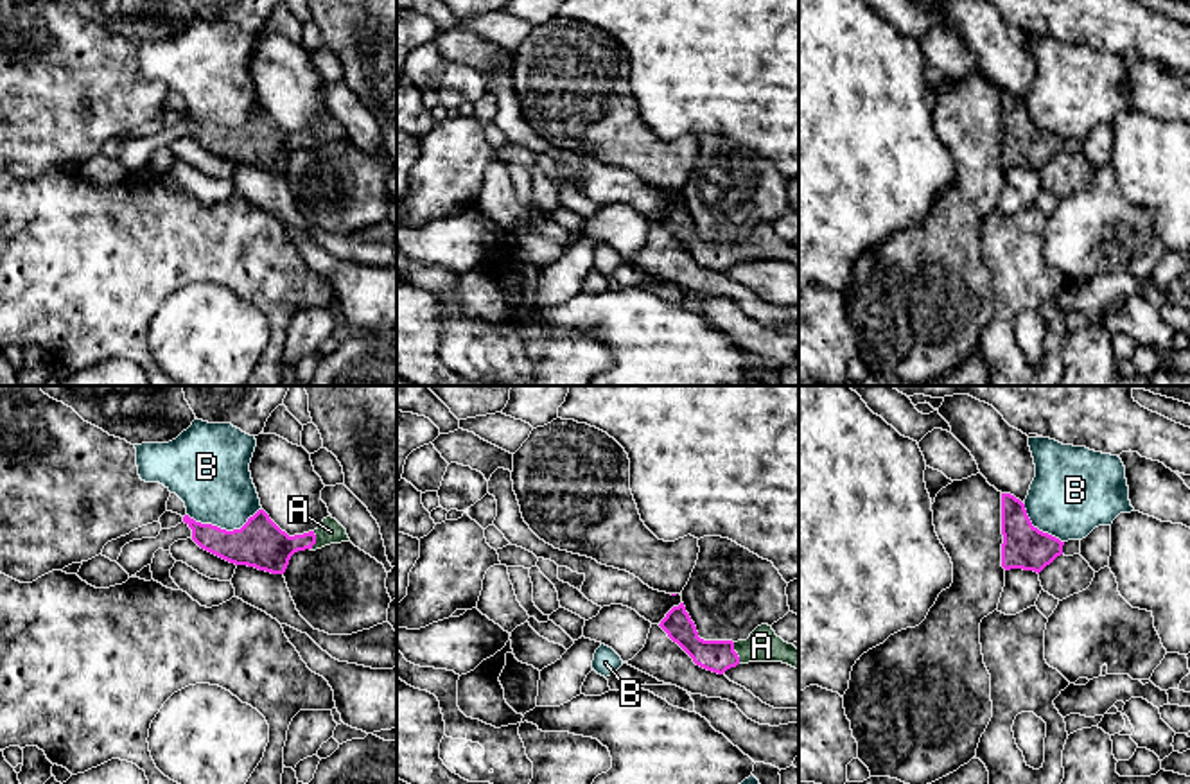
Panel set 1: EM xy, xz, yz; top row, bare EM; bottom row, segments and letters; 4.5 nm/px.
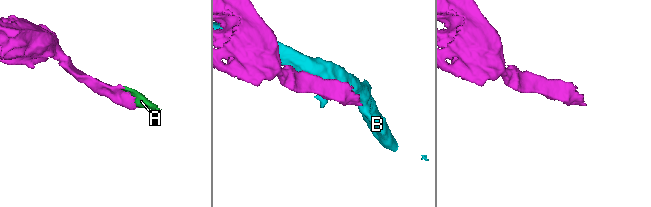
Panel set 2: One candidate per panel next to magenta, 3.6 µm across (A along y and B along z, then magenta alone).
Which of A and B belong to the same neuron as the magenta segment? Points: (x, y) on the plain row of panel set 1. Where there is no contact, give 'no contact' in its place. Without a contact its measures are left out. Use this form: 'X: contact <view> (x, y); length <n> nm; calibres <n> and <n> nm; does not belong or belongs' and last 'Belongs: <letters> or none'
A: contact xz (736, 252); length 100 nm; calibres 140 and 150 nm; belongs
B: contact xy (223, 128); length 340 nm; calibres 220 and 340 nm; does not belong
Belongs: A

